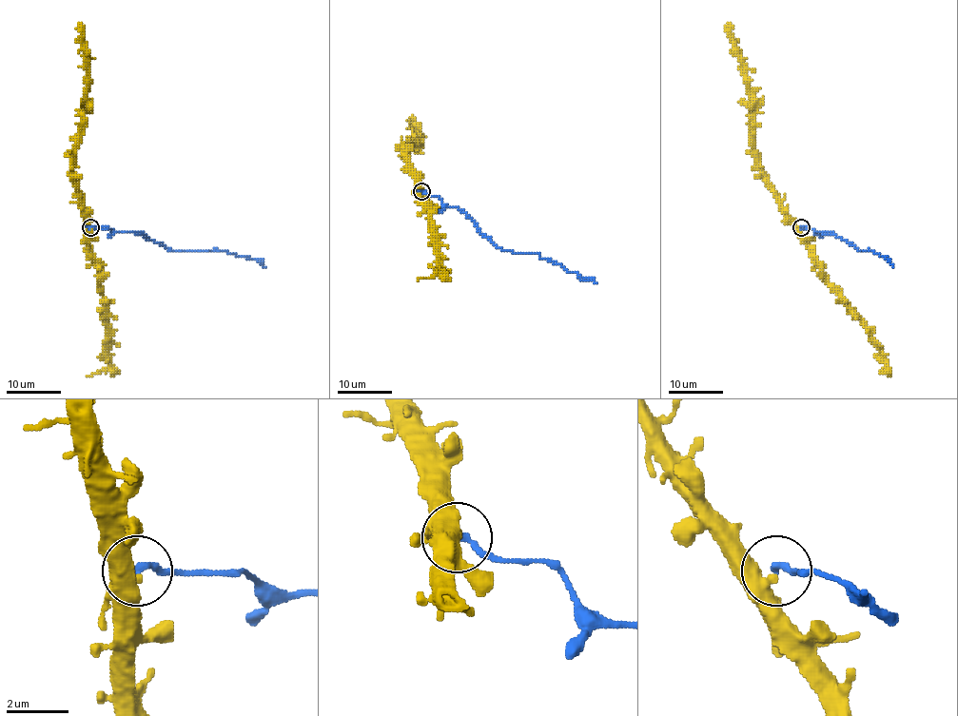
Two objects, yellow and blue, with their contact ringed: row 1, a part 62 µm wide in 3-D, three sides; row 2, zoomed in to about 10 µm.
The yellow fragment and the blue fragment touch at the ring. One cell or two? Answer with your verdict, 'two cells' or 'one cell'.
two cells

